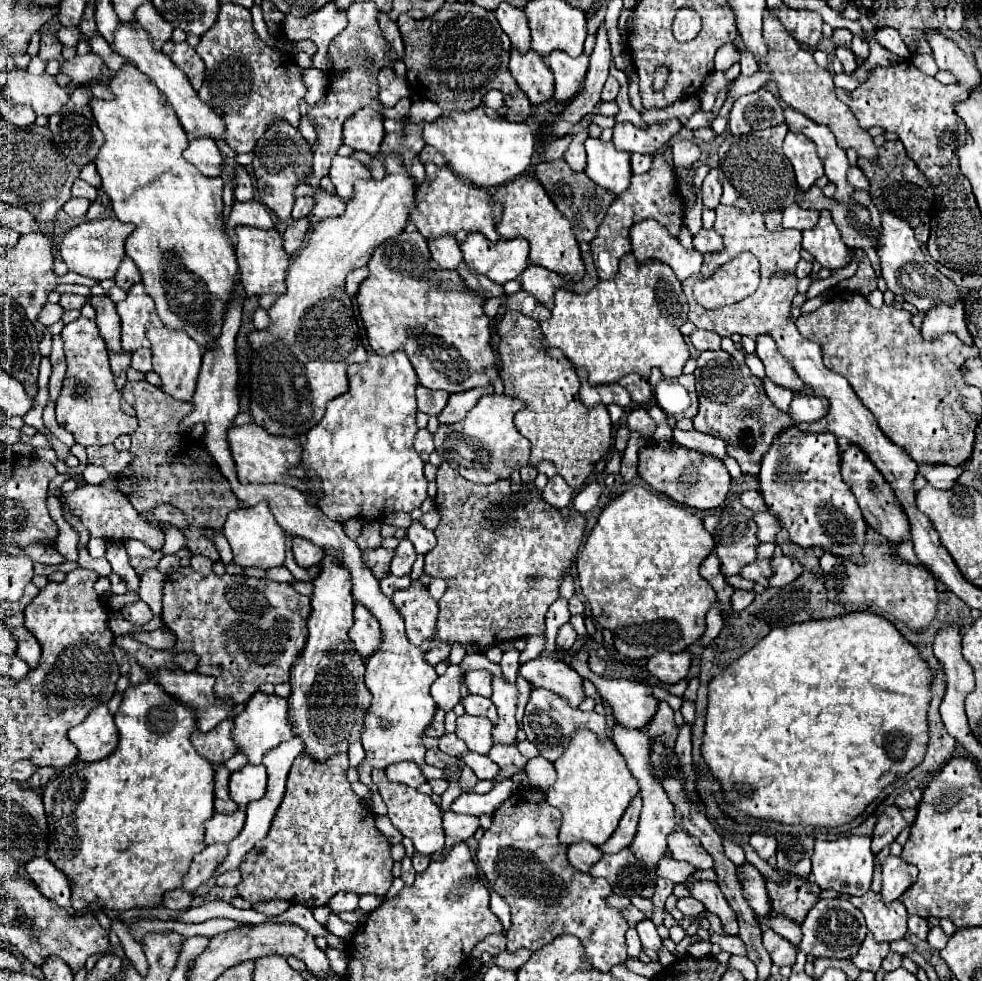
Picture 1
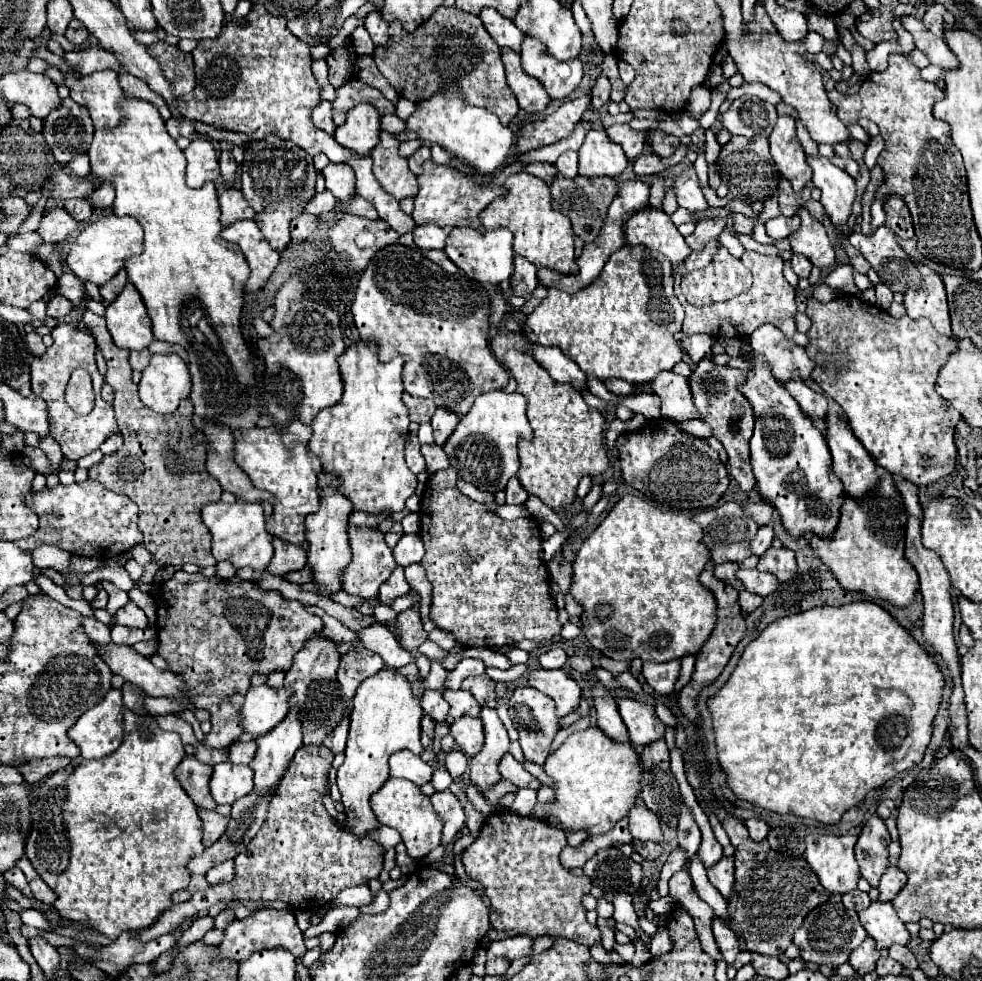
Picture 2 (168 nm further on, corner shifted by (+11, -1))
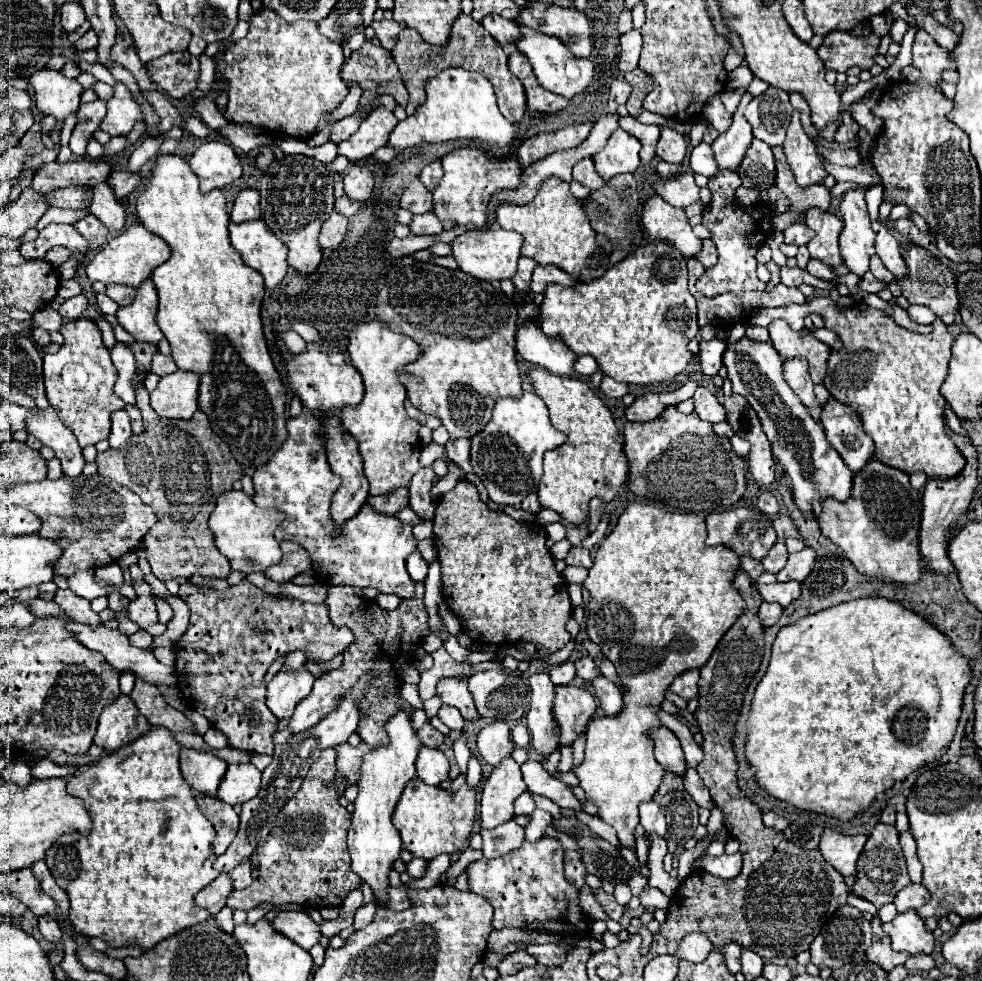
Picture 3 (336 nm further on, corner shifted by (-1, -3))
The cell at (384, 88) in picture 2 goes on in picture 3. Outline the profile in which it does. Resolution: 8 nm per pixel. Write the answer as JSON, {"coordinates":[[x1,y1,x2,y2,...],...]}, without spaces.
{"coordinates":[[366,41,360,51,354,51,340,69,340,79,350,87,354,81,366,91,378,95,392,95,398,105,406,107,408,91,400,79,400,71,392,53]]}

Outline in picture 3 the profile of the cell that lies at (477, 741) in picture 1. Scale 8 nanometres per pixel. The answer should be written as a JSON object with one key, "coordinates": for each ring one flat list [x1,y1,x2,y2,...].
{"coordinates":[[504,721,488,723,478,733,478,751,486,763,496,767,496,763,500,763,500,759,504,759,504,755,512,755,512,751,514,751,510,727]]}

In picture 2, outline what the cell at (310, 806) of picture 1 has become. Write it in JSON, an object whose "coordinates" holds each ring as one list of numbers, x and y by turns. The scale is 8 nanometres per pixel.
{"coordinates":[[302,745,294,753,294,759,286,775,282,777,276,795,270,801,264,825,260,827,256,837,246,845,246,851,234,857,236,875,230,881,230,887,238,901,284,901,288,907,298,911,318,909,324,907,330,899,334,899,340,889,370,883,370,879,376,879,380,875,384,855,382,845,368,837,358,839,346,827,336,823,324,807,324,797,328,795,328,771,332,767,332,761,334,753,328,747]]}

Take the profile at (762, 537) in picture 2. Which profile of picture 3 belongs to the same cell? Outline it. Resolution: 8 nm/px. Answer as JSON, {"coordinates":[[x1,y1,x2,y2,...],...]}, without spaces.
{"coordinates":[[778,541,778,543,768,551,768,555,762,559,762,565,764,565,764,569,766,569,768,573,774,573,774,575,776,575,776,573,784,567,786,559,788,559,786,545,784,545,782,541]]}

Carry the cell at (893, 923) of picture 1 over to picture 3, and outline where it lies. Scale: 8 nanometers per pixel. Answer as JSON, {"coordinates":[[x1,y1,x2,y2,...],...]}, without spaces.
{"coordinates":[[914,909,896,915,890,923,884,923,884,931,890,935,892,949,896,951,908,951,910,955,930,955,934,951,934,935,926,929,924,919,918,917]]}

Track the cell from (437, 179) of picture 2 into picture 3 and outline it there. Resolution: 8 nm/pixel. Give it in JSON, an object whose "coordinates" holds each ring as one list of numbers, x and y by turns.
{"coordinates":[[456,149,442,157,444,177,434,191,434,213,438,219,450,219,460,225,486,227,486,211,492,193,500,189,516,189,520,183,520,163,516,159,498,159,480,149]]}

